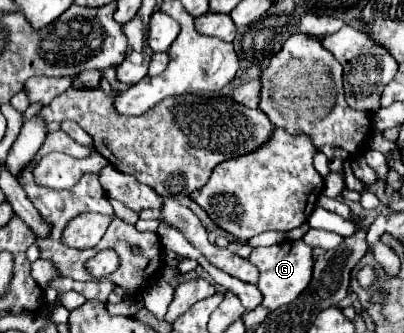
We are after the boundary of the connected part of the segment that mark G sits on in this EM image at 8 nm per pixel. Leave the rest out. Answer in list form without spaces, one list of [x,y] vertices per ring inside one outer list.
[[[286,240],[268,248],[254,248],[250,258],[248,258],[258,270],[260,270],[260,282],[258,288],[264,296],[264,306],[270,310],[276,310],[278,306],[290,304],[294,298],[298,298],[298,294],[302,294],[302,286],[310,284],[312,278],[312,248],[306,246],[302,240]]]

